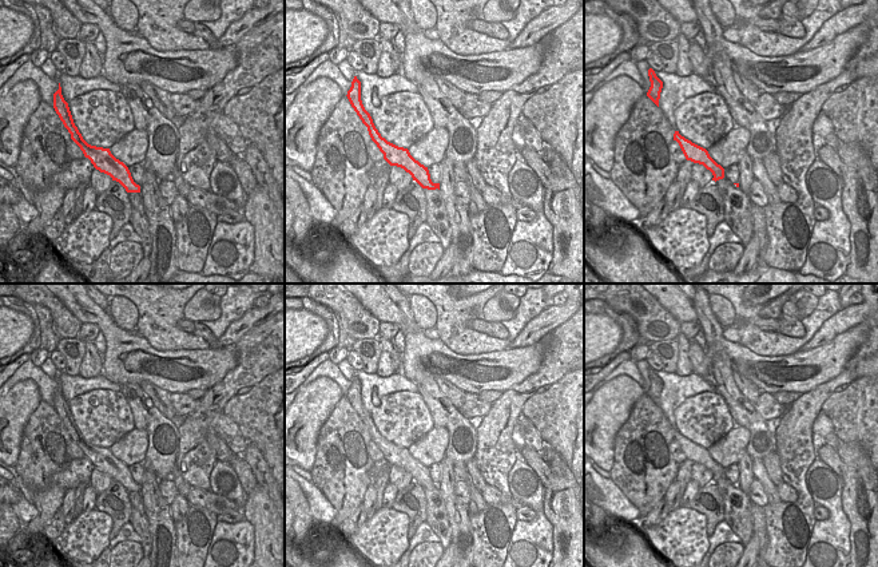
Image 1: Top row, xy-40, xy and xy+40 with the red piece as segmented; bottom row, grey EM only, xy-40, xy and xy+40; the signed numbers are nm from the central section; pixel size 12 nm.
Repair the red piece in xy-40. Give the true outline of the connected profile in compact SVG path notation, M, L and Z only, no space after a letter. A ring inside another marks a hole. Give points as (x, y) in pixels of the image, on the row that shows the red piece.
M60 83L59 90L53 94L53 108L64 127L71 134L71 139L80 147L84 156L91 160L96 170L110 175L112 181L119 182L127 193L140 193L140 186L134 182L128 167L116 159L111 154L110 148L91 146L83 139L82 134L74 123L68 103L61 95Z

